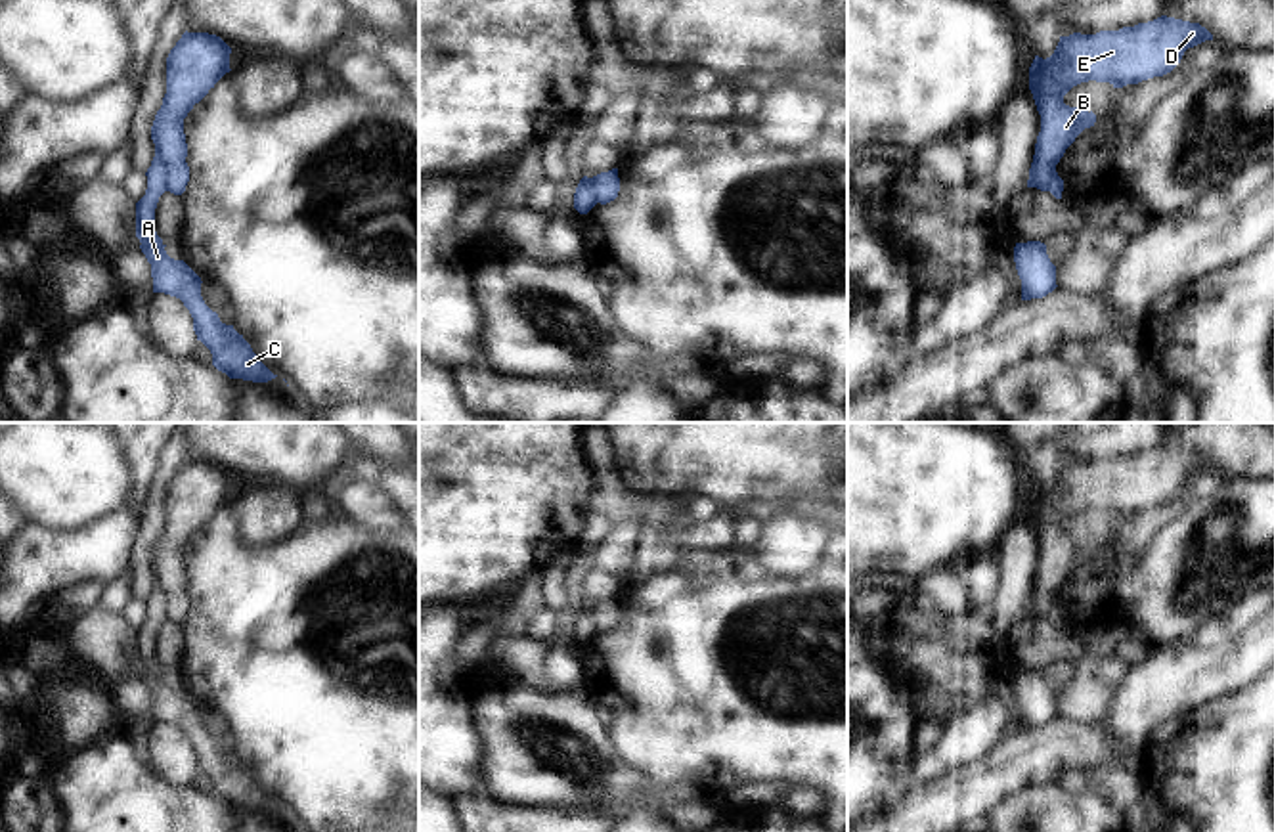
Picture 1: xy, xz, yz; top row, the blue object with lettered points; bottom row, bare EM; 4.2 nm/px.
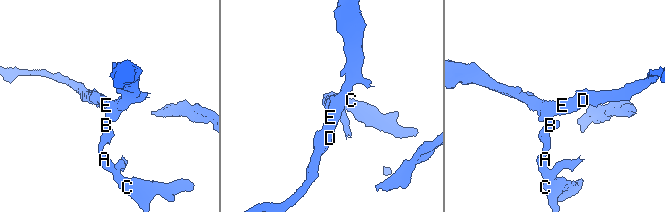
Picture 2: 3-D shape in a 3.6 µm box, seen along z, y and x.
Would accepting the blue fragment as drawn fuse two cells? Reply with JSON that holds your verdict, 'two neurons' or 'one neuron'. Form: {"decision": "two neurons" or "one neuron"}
{"decision": "two neurons"}

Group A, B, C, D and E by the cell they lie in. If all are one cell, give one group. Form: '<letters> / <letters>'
A C / B D E

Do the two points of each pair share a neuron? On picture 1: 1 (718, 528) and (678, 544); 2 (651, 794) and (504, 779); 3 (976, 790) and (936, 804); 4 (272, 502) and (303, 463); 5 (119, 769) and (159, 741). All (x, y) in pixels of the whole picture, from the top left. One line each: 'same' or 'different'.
1: same
2: same
3: same
4: different
5: different

